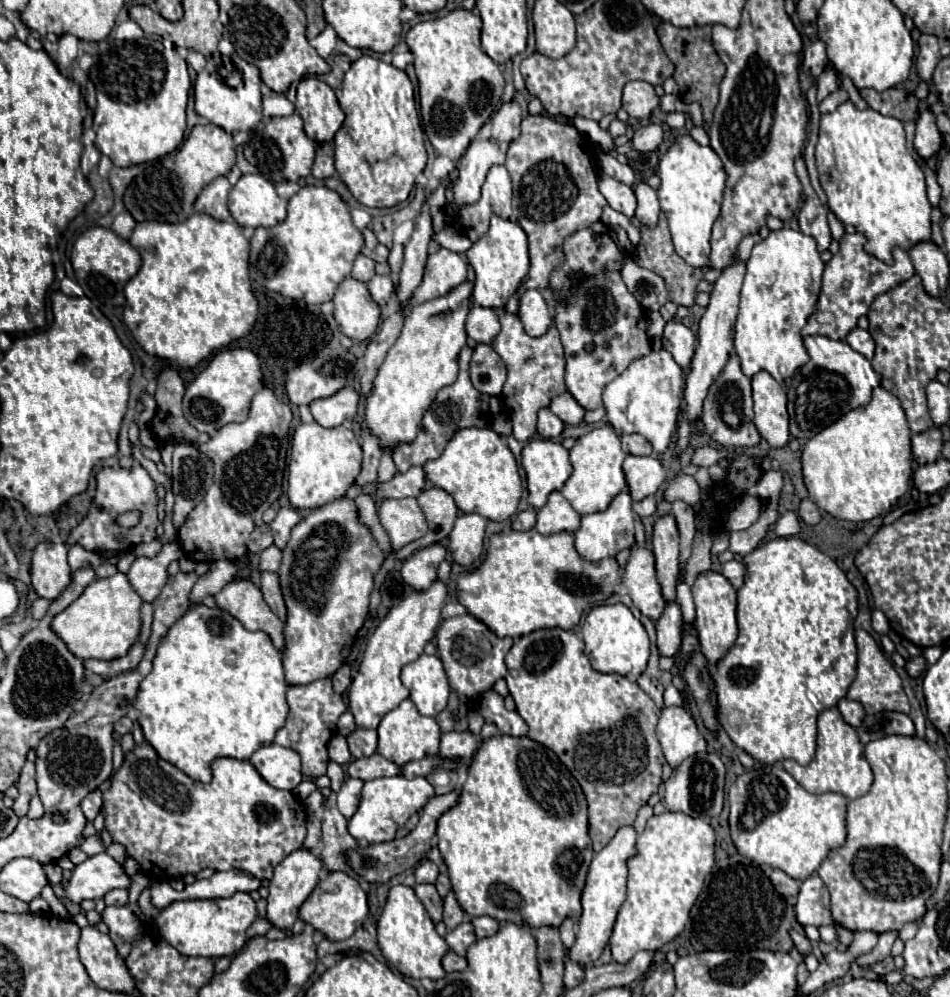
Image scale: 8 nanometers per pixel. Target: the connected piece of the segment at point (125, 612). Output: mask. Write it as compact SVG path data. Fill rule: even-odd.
M124 573L92 581L84 593L52 619L52 631L78 659L118 659L128 653L140 633L142 599Z

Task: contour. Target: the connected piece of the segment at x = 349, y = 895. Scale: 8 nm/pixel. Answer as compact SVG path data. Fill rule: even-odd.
M328 873L324 881L318 883L318 887L312 891L312 895L302 903L300 907L300 919L314 927L316 931L324 933L330 941L342 941L348 939L368 917L368 899L366 893L360 889L358 881L348 877L346 873Z

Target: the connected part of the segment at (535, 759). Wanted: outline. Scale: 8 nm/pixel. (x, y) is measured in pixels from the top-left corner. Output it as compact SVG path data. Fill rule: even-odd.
M496 735L490 739L484 739L480 749L474 753L472 763L468 767L468 777L466 783L462 785L460 797L456 801L454 807L450 807L440 819L438 819L438 849L440 855L448 867L450 873L450 883L452 883L452 891L456 893L456 899L460 903L460 907L472 915L472 917L480 917L480 915L490 915L498 921L514 921L514 923L528 923L530 927L538 927L538 925L554 925L560 927L560 923L570 917L570 915L578 915L582 911L580 907L580 895L584 889L584 881L586 881L586 873L588 873L588 865L592 861L592 841L588 837L588 805L586 805L586 797L582 793L582 787L578 785L578 781L572 777L572 773L566 769L566 765L556 757L554 751L550 751L548 747L532 741L530 737L510 737L510 735ZM504 887L508 891L518 893L520 897L504 897Z

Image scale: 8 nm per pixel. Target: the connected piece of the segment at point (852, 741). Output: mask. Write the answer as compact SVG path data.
M836 707L824 709L818 715L818 749L814 759L808 765L798 765L794 759L786 759L782 765L810 793L832 791L846 799L856 799L866 795L872 785L872 769L864 757L864 745Z

